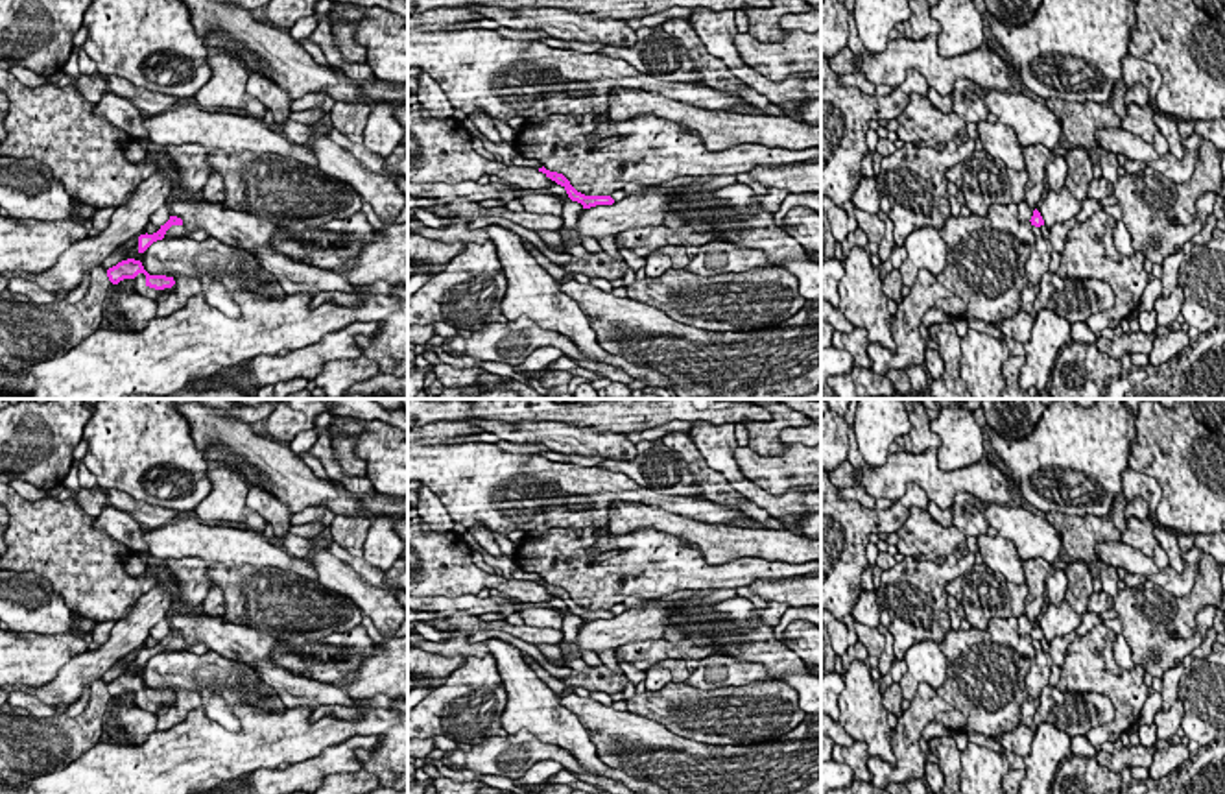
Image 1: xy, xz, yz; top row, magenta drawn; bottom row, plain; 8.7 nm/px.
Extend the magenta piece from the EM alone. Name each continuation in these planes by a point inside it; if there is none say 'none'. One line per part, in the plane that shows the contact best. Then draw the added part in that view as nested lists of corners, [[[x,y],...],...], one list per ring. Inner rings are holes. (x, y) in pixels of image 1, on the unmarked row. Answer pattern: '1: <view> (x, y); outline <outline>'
1: xy (141, 700); outline [[[138,687],[138,689],[135,691],[135,704],[137,704],[140,709],[149,711],[149,713],[153,713],[153,715],[155,715],[155,713],[161,709],[161,705],[162,705],[162,704],[149,702],[149,700],[146,698],[146,689],[144,689],[144,687]]]

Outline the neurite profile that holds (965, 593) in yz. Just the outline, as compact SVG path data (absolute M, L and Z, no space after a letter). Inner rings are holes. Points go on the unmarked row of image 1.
M976 563L963 576L946 583L946 593L965 609L965 619L976 630L985 630L993 617L1020 617L1028 598L1026 583L1009 583L985 563Z

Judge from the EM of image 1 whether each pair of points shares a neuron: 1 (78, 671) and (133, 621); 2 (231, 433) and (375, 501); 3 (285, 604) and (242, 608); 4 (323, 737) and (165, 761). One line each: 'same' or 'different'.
1: same
2: same
3: same
4: same

